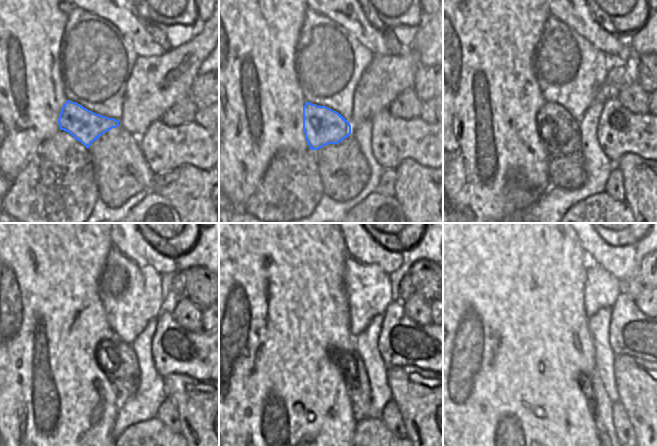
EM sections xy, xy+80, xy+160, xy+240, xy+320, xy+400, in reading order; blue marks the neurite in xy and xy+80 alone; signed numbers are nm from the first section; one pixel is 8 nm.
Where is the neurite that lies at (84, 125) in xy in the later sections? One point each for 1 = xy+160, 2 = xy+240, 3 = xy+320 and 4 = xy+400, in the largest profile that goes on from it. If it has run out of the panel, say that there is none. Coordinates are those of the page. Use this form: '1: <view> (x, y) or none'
1: xy+160 (555, 125)
2: xy+240 (122, 365)
3: xy+320 (356, 380)
4: xy+400 (600, 406)

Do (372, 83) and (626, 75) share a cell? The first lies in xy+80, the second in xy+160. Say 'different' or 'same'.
same

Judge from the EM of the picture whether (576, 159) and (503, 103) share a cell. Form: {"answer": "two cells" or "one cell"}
{"answer": "two cells"}

